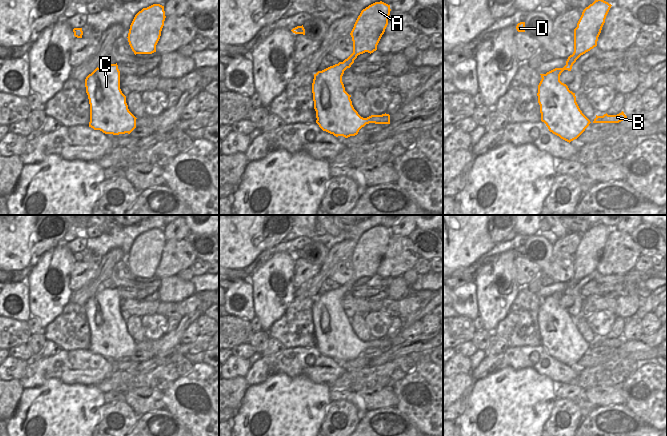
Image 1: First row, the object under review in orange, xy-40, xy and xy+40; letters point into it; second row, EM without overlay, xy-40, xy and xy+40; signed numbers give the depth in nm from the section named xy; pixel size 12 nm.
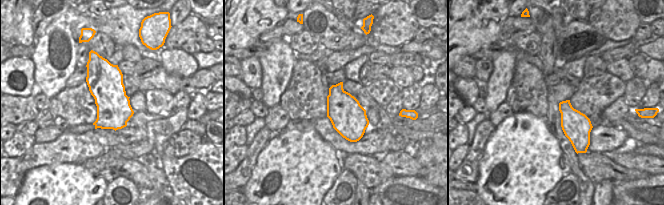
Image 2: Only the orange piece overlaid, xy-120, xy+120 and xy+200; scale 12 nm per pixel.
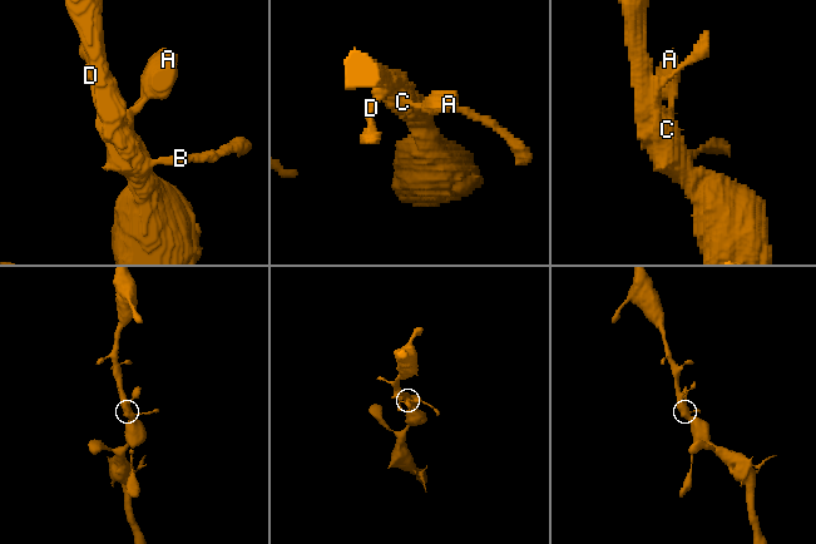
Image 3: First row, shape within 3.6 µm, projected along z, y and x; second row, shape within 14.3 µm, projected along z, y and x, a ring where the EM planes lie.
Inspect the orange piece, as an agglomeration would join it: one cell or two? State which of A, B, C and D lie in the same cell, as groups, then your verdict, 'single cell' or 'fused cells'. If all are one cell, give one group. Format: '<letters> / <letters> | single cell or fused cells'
A B C D | single cell

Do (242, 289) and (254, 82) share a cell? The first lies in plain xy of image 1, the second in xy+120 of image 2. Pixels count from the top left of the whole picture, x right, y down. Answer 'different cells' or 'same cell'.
same cell

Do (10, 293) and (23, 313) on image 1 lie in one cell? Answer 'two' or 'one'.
one

